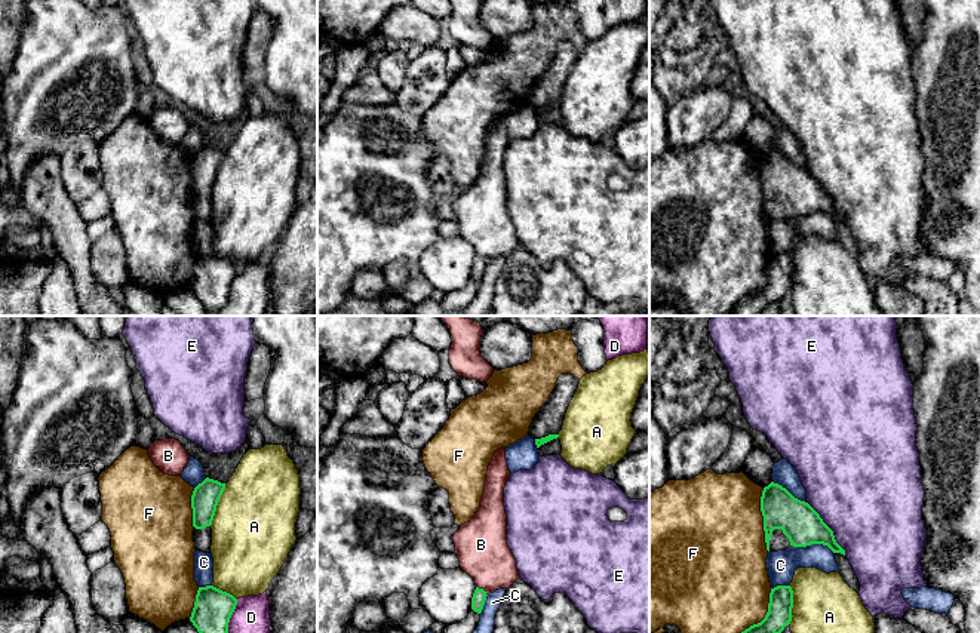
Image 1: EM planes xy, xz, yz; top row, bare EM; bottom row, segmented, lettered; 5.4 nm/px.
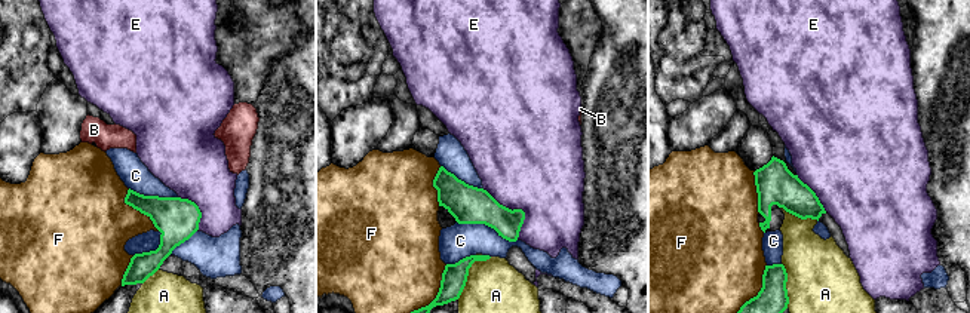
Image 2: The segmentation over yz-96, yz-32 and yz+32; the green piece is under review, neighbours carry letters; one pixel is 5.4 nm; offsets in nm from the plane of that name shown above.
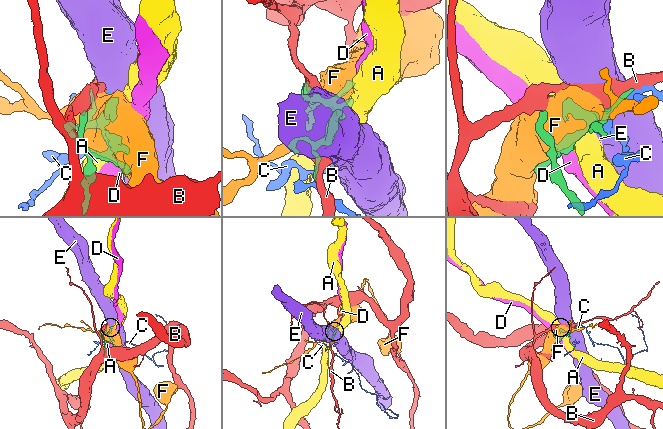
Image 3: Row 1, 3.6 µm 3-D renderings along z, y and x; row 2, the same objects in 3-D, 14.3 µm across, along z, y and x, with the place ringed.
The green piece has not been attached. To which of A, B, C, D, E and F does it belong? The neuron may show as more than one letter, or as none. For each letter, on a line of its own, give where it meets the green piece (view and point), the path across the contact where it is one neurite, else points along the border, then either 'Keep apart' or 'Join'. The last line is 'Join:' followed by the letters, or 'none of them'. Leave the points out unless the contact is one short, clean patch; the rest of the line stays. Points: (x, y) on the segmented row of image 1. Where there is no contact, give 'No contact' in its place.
A: Touches green at xy (217, 504). Keep apart
B: Touches green at xz (482, 589). Keep apart
C: Touches green at yz (814, 543). Join
D: Touches green at xy (232, 614). Boundary: xy (237, 599), (227, 632). Keep apart
E: Touches green at yz (829, 528). Boundary: yz (807, 501), (832, 531), (835, 541), (845, 555). Keep apart
F: Touches green at yz (764, 519). Keep apart
Join: C

